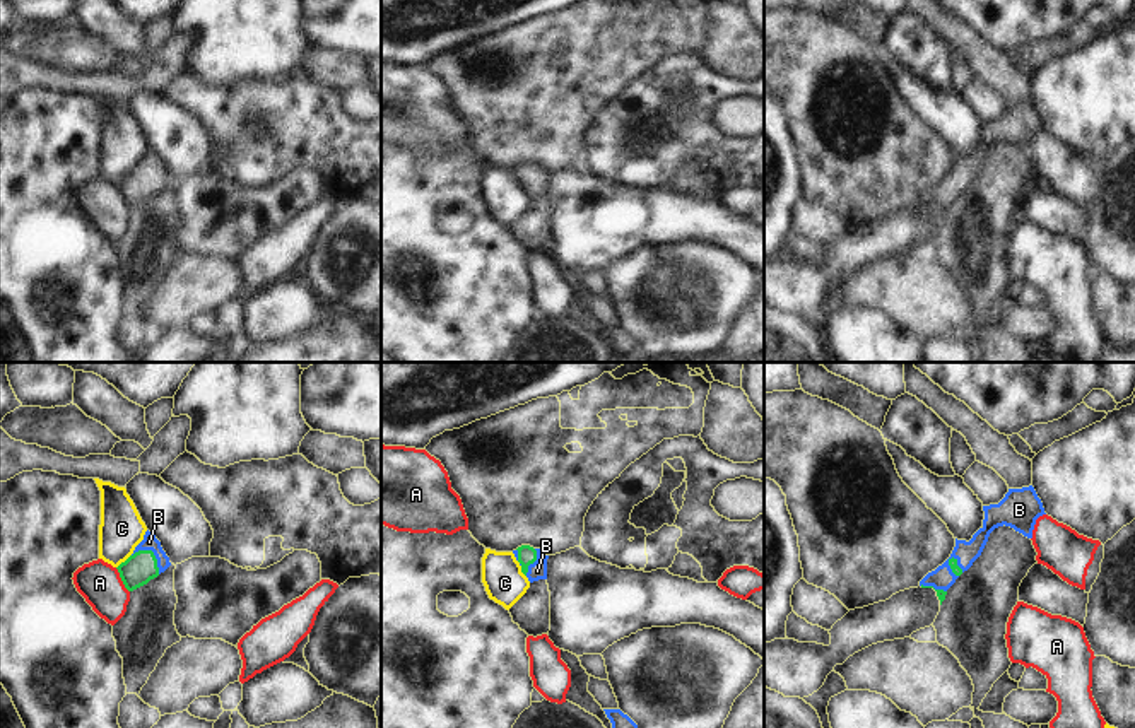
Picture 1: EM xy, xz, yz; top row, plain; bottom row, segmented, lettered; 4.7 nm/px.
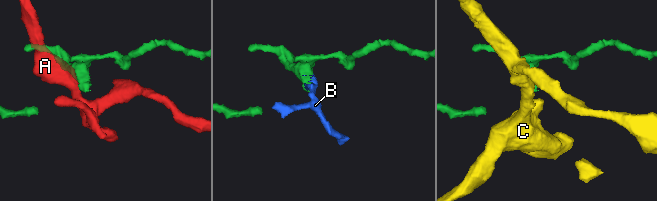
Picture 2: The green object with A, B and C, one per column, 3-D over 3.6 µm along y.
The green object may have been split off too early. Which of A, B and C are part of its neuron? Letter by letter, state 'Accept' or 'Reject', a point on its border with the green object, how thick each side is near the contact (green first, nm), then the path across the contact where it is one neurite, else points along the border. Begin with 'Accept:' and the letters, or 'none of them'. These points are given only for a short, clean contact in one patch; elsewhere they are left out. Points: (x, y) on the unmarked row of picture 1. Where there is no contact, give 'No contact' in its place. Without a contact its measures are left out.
Accept: B
A: Reject. Touches green at xy (122, 197). Thickness 150 nm (green) against 200 nm. Boundary: xy (115, 185), (129, 209)
B: Accept. Touches green at xy (152, 170). Thickness 150 nm (green) against 70 nm. Path across: xy (141, 185), (152, 170), (149, 159)
C: Reject. Touches green at xy (125, 178). Thickness 150 nm (green) against 200 nm

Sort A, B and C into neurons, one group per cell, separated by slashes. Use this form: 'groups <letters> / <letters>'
groups A / B / C

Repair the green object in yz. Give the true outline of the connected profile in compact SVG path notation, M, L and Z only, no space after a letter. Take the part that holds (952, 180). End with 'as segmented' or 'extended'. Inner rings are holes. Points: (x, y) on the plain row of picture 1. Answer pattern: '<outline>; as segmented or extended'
M1032 103L1009 106L998 121L983 123L983 128L983 144L973 152L973 156L969 159L956 156L956 164L950 174L920 198L921 205L933 205L937 208L940 222L945 217L947 207L981 173L988 154L995 145L1005 142L1024 154L1032 156L1036 137L1046 132Z; extended

